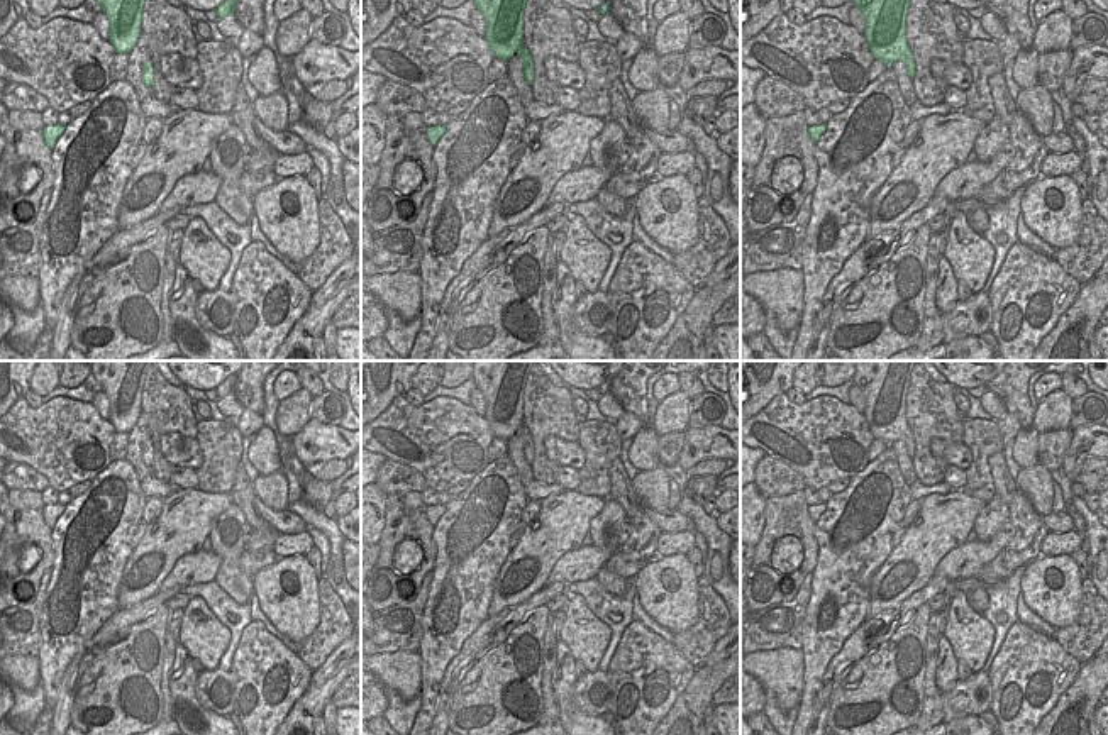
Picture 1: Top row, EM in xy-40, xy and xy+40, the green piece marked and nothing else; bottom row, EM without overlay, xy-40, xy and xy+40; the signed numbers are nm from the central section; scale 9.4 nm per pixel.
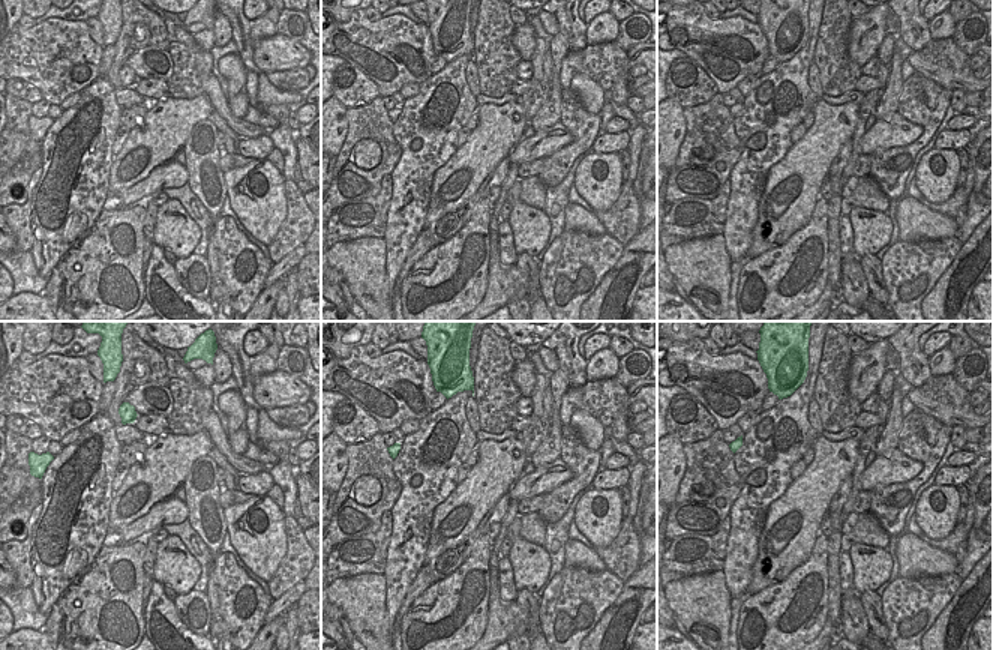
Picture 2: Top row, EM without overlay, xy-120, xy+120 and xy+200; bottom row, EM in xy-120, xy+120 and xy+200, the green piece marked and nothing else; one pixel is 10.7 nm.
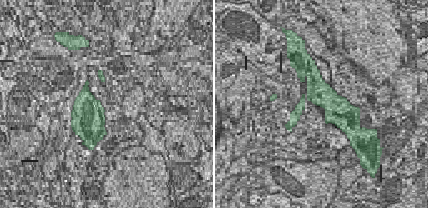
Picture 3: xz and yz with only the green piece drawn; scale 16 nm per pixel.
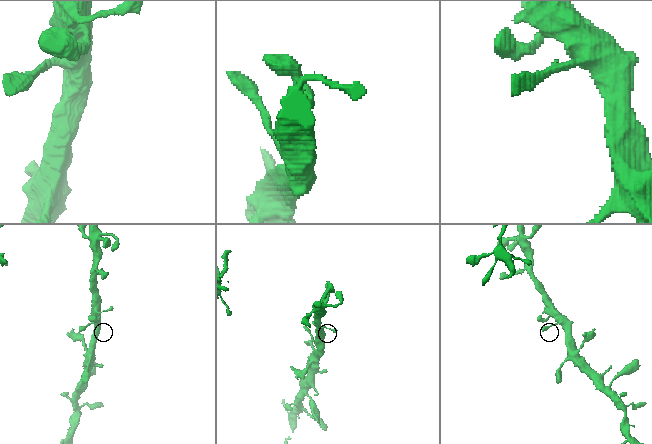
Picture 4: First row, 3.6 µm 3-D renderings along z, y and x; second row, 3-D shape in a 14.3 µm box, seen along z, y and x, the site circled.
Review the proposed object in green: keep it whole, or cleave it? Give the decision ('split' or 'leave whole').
leave whole

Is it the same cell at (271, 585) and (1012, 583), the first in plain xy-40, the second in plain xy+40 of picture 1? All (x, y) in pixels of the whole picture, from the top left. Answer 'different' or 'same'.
different

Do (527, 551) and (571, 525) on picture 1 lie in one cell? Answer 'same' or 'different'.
same

